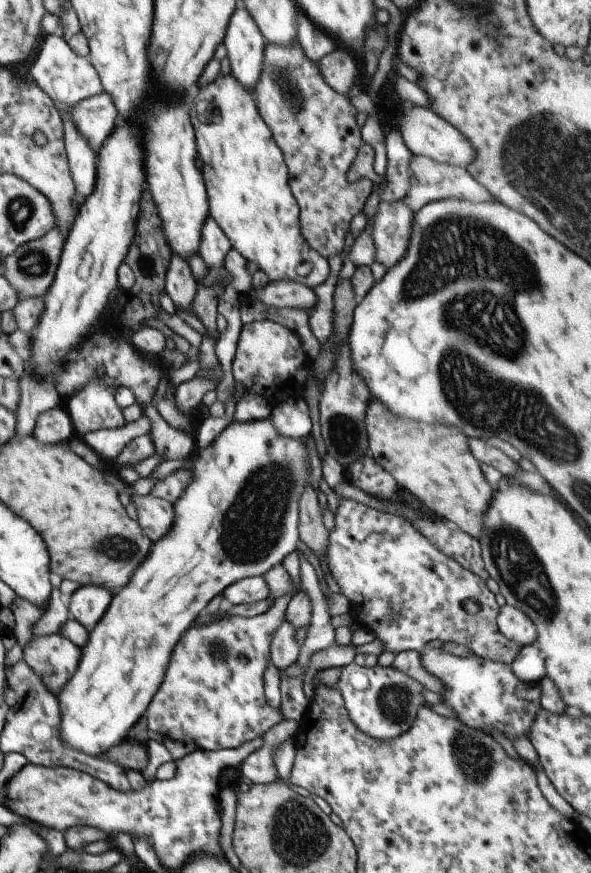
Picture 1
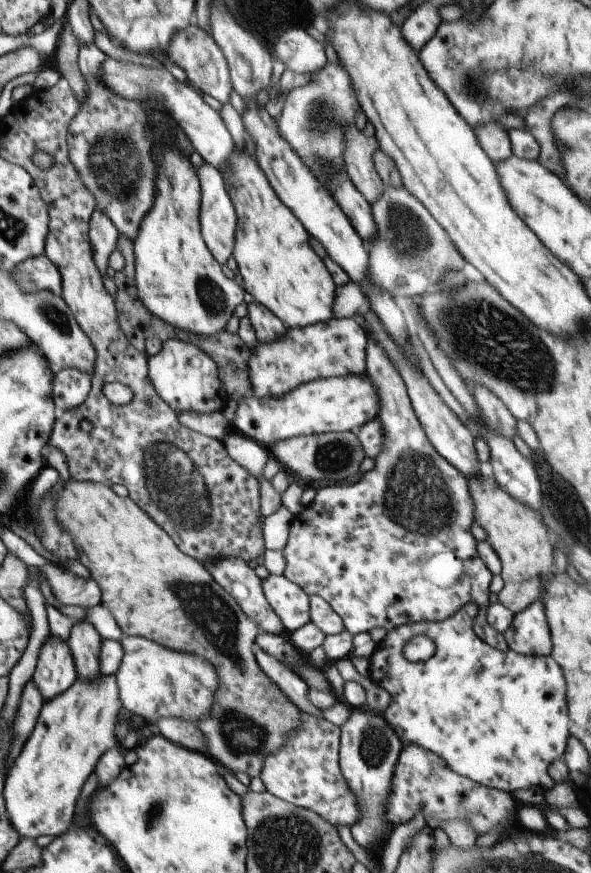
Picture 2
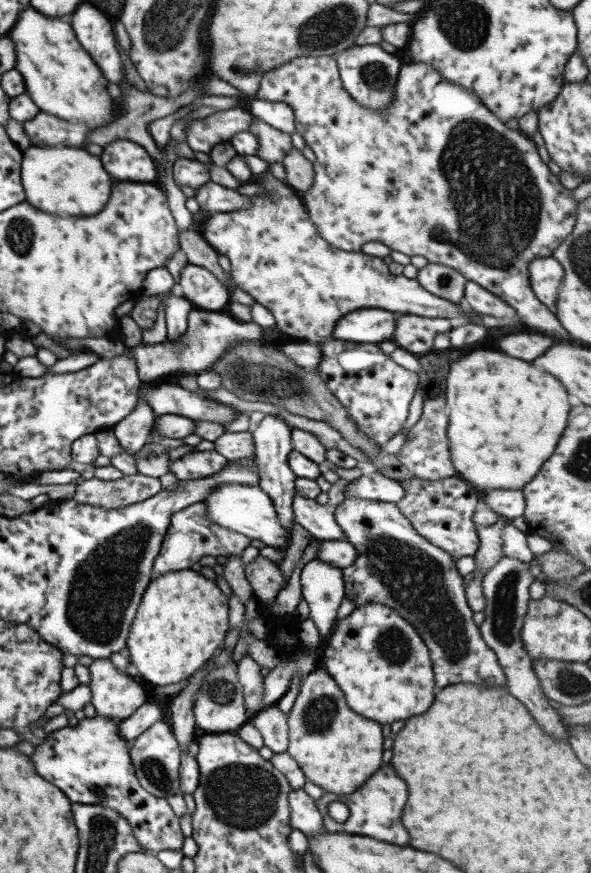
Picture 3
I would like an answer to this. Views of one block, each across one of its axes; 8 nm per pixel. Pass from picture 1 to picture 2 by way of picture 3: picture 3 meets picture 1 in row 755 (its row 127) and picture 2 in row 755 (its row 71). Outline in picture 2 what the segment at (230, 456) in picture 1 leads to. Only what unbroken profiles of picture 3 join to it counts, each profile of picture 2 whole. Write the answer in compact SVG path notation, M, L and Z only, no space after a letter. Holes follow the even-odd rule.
M100 674L100 678L86 682L76 680L66 692L45 701L36 726L3 786L6 812L20 839L36 839L40 835L57 837L70 830L84 782L102 752L116 744L114 726L120 706L112 674Z

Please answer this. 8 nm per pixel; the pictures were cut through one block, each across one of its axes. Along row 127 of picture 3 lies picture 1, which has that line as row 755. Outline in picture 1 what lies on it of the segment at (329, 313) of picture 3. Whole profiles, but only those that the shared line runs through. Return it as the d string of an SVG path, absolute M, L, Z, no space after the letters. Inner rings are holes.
M284 720L269 729L263 735L263 746L240 762L240 776L244 776L253 785L275 783L278 774L273 762L273 750L286 740L291 740L300 723L294 720Z

